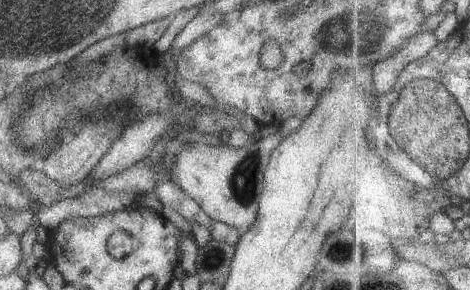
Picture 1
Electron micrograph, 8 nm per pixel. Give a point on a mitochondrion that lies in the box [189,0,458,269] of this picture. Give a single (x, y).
(338, 36)

